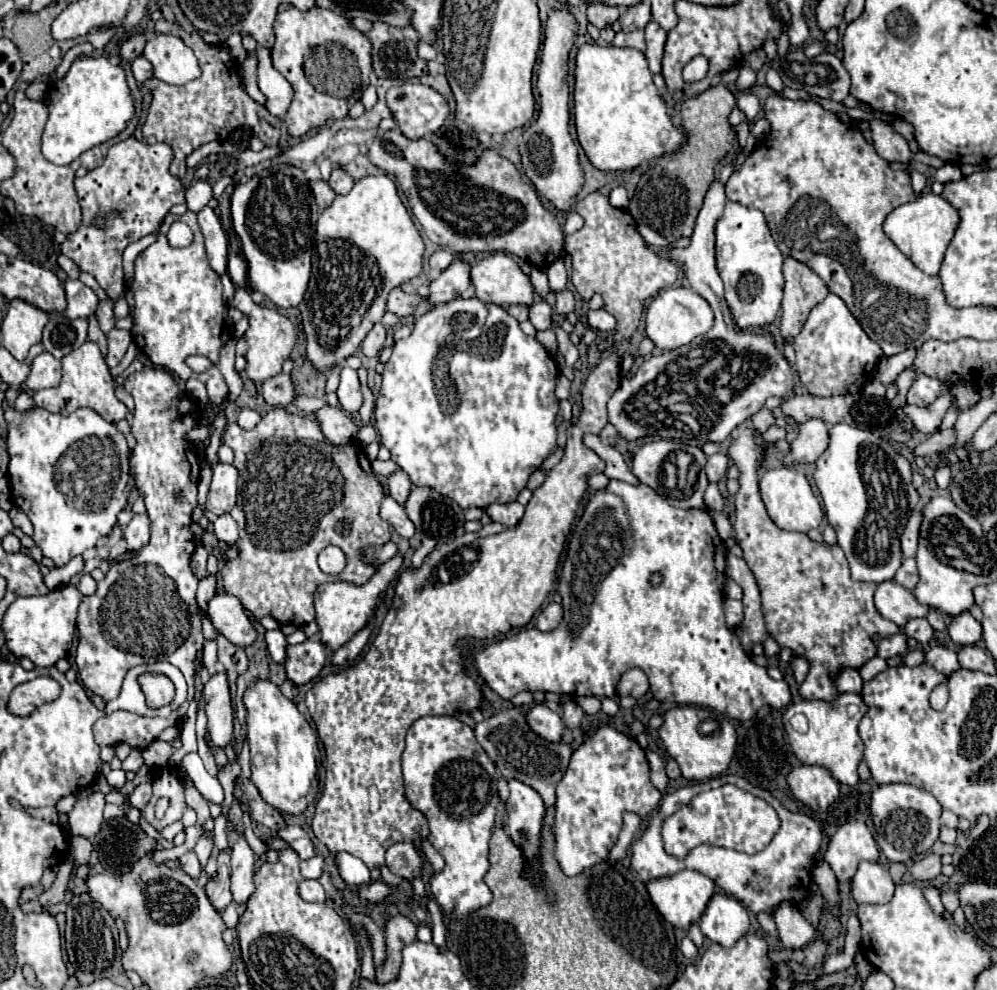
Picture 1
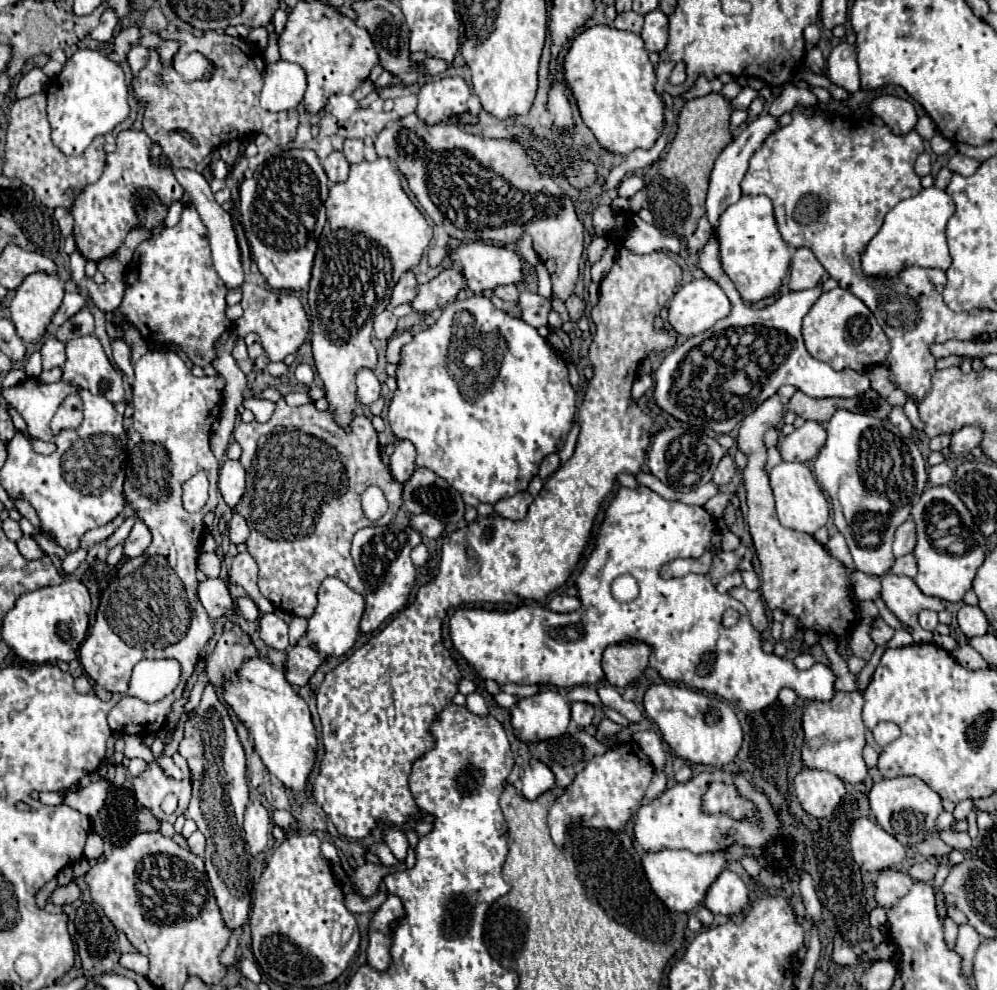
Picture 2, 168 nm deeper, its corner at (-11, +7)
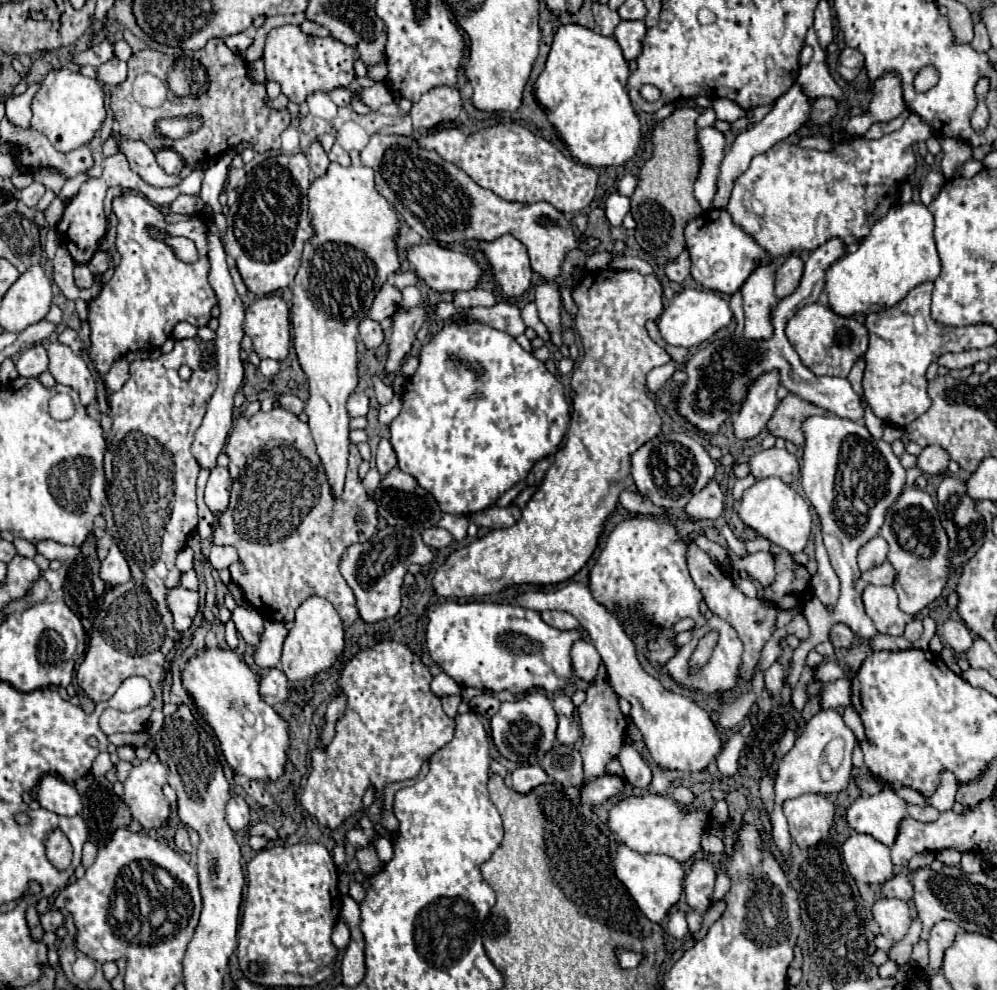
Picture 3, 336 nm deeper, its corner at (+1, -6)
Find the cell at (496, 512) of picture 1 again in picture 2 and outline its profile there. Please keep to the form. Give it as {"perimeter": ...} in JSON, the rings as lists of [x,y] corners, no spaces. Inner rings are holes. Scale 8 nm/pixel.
{"perimeter":[[[518,492],[510,498],[502,498],[494,504],[496,514],[500,514],[502,518],[510,518],[510,520],[522,520],[528,512],[528,506],[534,502],[530,492]]]}

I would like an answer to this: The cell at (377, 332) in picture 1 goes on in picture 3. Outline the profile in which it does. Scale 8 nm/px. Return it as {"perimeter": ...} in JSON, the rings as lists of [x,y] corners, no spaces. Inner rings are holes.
{"perimeter":[[[368,317],[360,321],[358,331],[360,331],[360,337],[362,337],[362,341],[364,341],[364,345],[366,345],[368,349],[372,349],[372,347],[380,347],[382,341],[384,341],[384,333],[382,333],[380,325],[378,325],[376,321],[368,319]]]}

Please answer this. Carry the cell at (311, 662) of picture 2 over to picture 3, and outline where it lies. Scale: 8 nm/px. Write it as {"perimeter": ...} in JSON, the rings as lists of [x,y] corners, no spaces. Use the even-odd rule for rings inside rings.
{"perimeter":[[[270,669],[266,675],[262,675],[258,689],[260,689],[260,697],[272,707],[284,703],[290,693],[288,679],[284,679],[284,673],[280,669]]]}

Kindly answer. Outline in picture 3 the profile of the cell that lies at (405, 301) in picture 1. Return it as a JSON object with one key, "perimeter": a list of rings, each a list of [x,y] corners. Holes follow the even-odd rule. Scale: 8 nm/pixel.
{"perimeter":[[[386,281],[382,289],[376,293],[372,307],[368,311],[368,317],[374,321],[382,321],[396,311],[398,303],[400,303],[400,291],[392,285],[392,281]]]}

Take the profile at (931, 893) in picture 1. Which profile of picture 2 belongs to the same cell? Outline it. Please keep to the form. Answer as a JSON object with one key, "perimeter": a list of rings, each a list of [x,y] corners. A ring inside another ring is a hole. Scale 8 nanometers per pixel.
{"perimeter":[[[944,918],[944,938],[948,942],[948,946],[954,946],[956,942],[956,936],[958,936],[958,924],[952,920],[952,918]]]}

